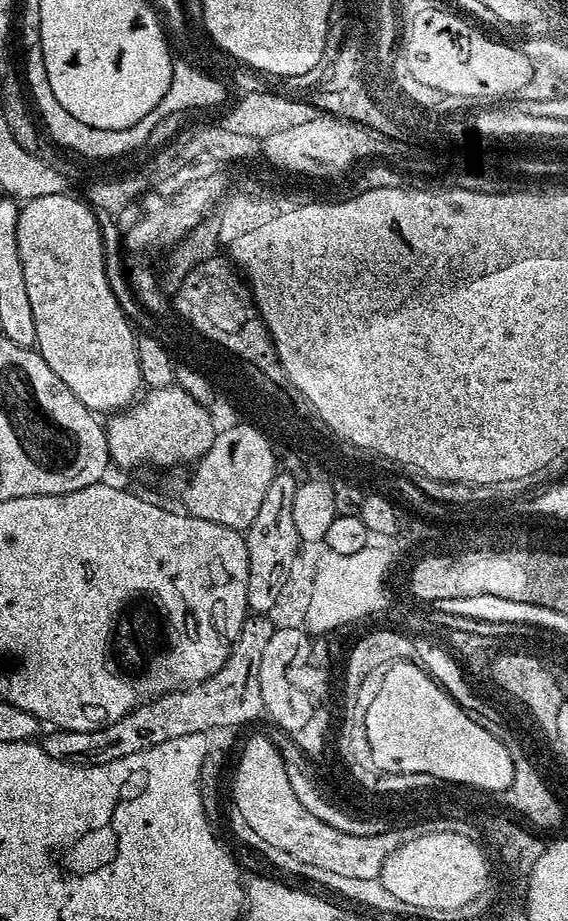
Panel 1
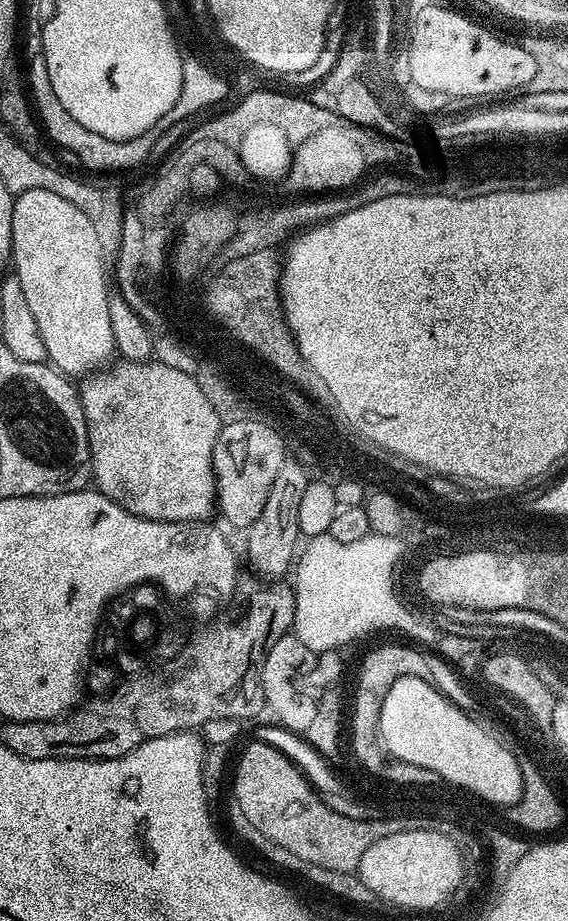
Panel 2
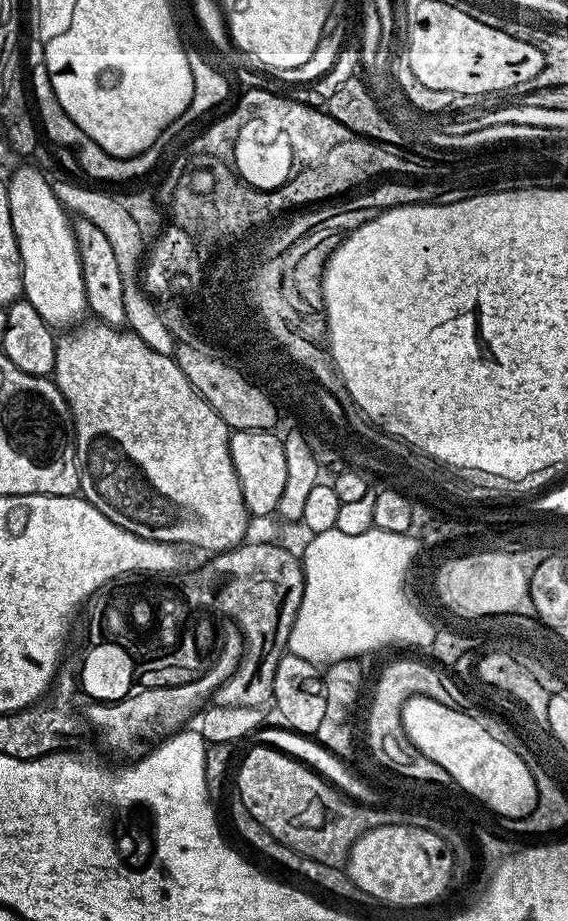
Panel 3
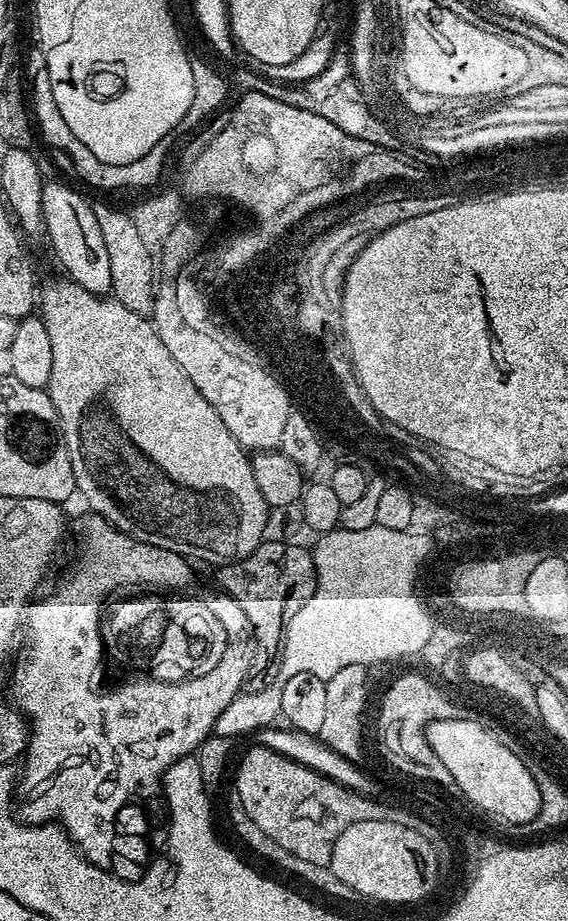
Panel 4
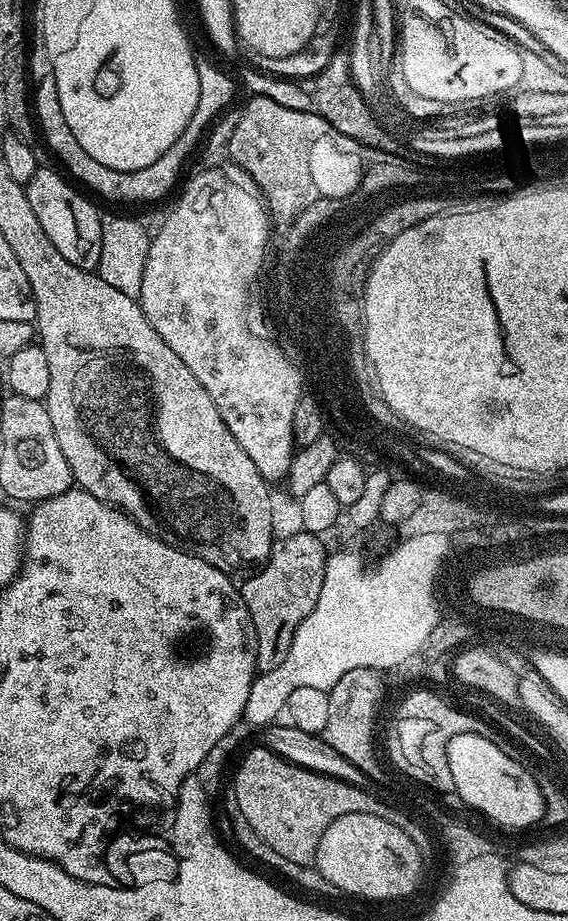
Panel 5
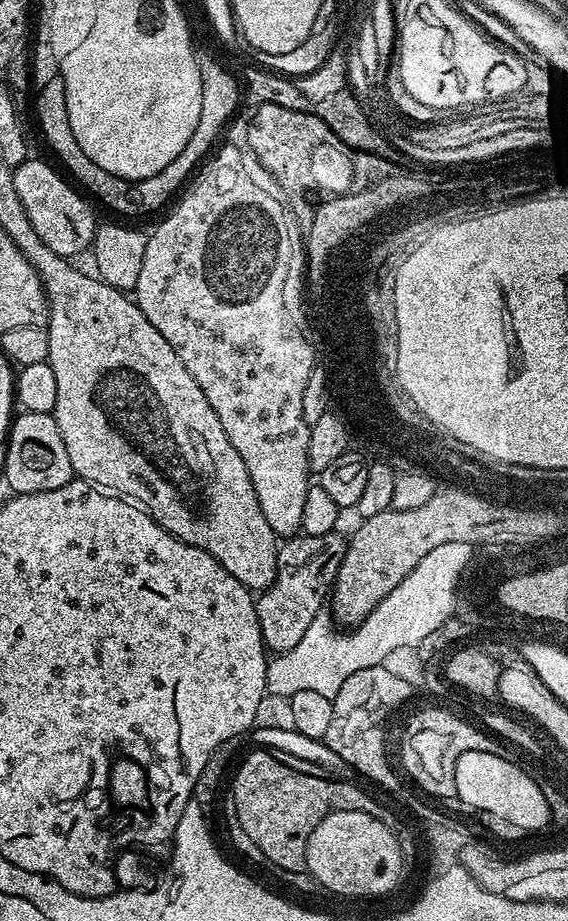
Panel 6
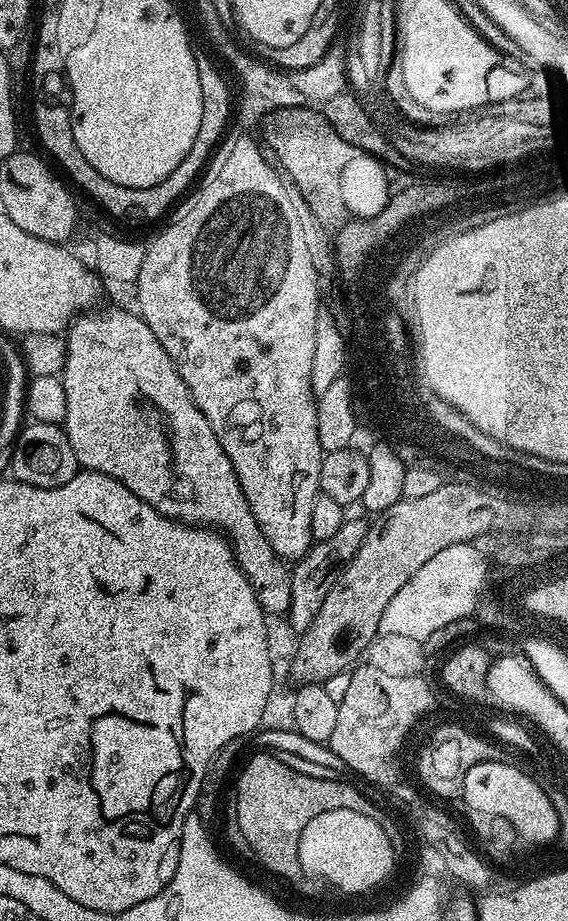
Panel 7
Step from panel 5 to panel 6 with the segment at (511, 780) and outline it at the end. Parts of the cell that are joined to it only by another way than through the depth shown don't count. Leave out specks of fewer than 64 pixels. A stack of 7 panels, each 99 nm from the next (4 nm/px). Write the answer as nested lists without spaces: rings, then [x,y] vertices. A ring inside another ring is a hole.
[[[470,750],[462,753],[458,758],[457,769],[455,771],[455,781],[460,796],[466,797],[472,804],[480,804],[486,810],[500,812],[501,815],[508,815],[505,825],[512,828],[521,828],[524,832],[540,832],[544,827],[548,828],[550,824],[551,812],[550,807],[546,804],[546,797],[542,790],[538,788],[538,783],[526,774],[525,770],[519,769],[518,766],[505,759],[499,758],[495,754],[488,754],[482,750]]]

